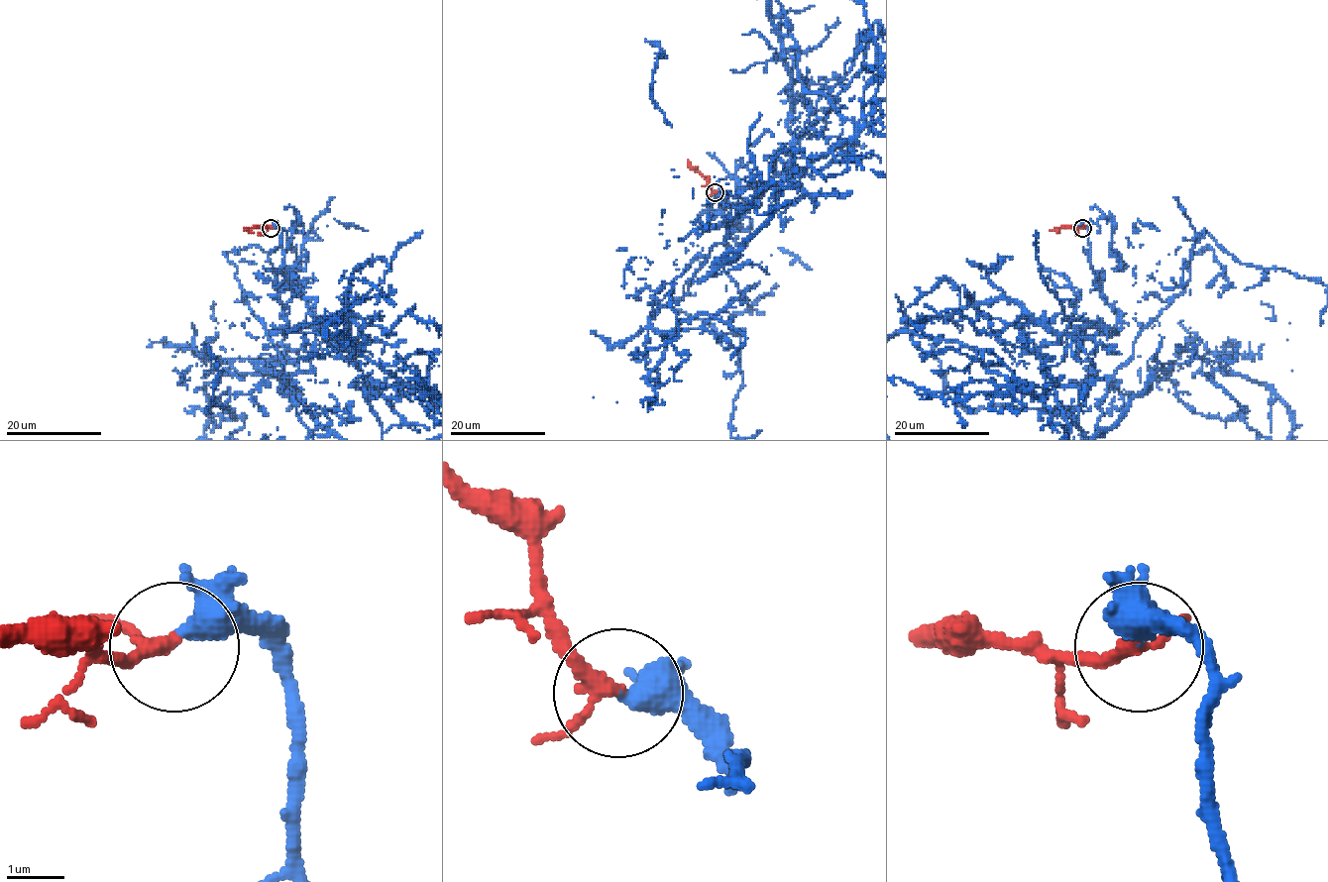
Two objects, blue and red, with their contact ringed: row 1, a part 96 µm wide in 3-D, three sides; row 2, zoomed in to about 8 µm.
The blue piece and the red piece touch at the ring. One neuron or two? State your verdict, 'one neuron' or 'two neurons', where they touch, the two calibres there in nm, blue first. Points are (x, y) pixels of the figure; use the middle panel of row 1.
one neuron | (715, 192) | 280/200 nm

